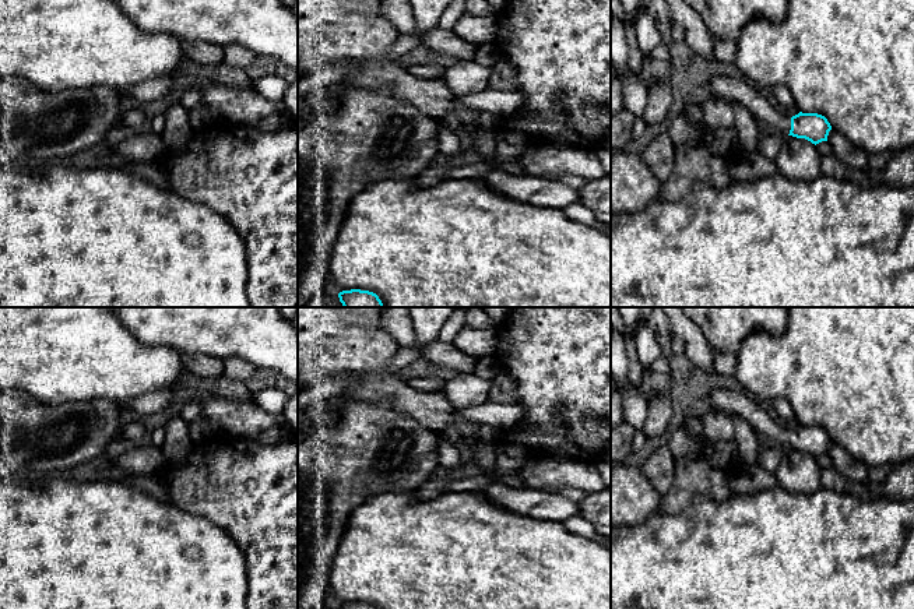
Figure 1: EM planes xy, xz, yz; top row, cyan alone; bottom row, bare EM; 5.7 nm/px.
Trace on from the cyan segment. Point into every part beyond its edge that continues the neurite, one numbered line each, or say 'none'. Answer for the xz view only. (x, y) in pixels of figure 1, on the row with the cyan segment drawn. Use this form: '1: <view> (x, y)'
none

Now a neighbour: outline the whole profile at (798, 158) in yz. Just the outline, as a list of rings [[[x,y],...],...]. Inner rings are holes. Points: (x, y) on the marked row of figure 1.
[[[785,135],[776,165],[780,175],[792,180],[813,180],[822,175],[820,154],[815,144],[792,135]]]

